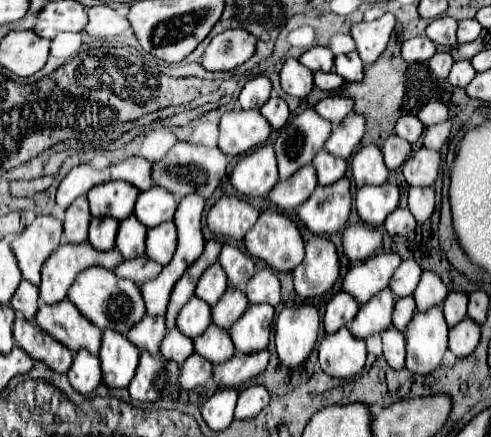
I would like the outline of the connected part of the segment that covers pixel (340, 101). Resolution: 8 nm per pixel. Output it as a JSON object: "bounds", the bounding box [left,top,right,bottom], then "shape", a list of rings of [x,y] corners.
{"bounds":[315,96,353,124],"shape":[[[329,96],[315,106],[315,112],[321,114],[321,118],[329,120],[331,124],[339,124],[351,110],[353,110],[353,100],[341,96]]]}

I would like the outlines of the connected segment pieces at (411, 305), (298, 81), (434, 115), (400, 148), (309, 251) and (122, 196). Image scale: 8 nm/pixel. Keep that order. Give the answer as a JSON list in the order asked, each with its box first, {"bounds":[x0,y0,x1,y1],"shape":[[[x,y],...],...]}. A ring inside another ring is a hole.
[{"bounds":[393,296,415,332],"shape":[[[411,296],[407,298],[399,298],[395,302],[395,310],[393,310],[393,326],[399,330],[399,332],[405,332],[407,324],[411,322],[415,314],[415,302]]]},{"bounds":[281,58,313,98],"shape":[[[289,58],[281,68],[281,88],[291,96],[305,98],[313,90],[313,72],[295,58]]]},{"bounds":[417,100,447,128],"shape":[[[431,100],[427,106],[423,106],[417,114],[417,118],[421,120],[421,124],[427,128],[427,126],[433,126],[433,124],[439,124],[439,122],[445,122],[447,120],[447,106],[443,102],[437,102],[437,100]]]},{"bounds":[383,134,411,170],"shape":[[[395,134],[387,138],[387,142],[383,146],[383,156],[385,156],[385,164],[389,170],[399,168],[407,160],[409,154],[411,154],[411,144],[403,142],[403,138],[399,138]]]},{"bounds":[293,236,339,298],"shape":[[[313,236],[305,246],[303,262],[293,270],[295,292],[301,298],[315,298],[331,290],[339,278],[339,256],[327,238]]]},{"bounds":[87,182,139,220],"shape":[[[105,182],[87,192],[89,208],[95,218],[111,216],[123,220],[133,214],[139,190],[127,182]]]}]

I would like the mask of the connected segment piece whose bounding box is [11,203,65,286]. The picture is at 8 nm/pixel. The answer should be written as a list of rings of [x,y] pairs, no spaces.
[[[57,203],[49,215],[37,216],[11,244],[21,276],[31,284],[41,282],[41,266],[59,246],[63,234],[65,210]]]

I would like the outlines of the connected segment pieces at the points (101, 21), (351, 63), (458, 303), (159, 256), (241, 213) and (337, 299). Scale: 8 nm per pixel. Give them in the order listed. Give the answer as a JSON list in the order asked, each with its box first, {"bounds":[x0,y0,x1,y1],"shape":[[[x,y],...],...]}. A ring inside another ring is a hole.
[{"bounds":[85,6,129,38],"shape":[[[93,6],[87,10],[87,26],[85,32],[93,38],[109,38],[109,36],[119,36],[129,28],[129,22],[125,16],[117,14],[109,6]]]},{"bounds":[335,52,363,82],"shape":[[[357,52],[341,54],[335,58],[335,74],[339,74],[345,82],[359,82],[363,78],[363,62]]]},{"bounds":[443,292,469,328],"shape":[[[451,292],[445,298],[443,314],[445,314],[445,322],[447,322],[449,328],[459,324],[467,316],[467,302],[469,302],[469,298],[463,292]]]},{"bounds":[145,222,177,266],"shape":[[[163,222],[161,226],[149,228],[147,230],[147,240],[145,240],[145,254],[153,260],[159,262],[161,266],[167,266],[175,254],[177,246],[177,232],[173,222]]]},{"bounds":[207,196,259,240],"shape":[[[223,196],[207,212],[207,228],[213,234],[243,240],[243,236],[253,228],[257,218],[259,212],[251,204],[239,200],[237,196]]]},{"bounds":[323,292,359,334],"shape":[[[345,292],[335,294],[325,308],[325,316],[323,316],[325,332],[335,334],[335,330],[351,324],[357,310],[359,310],[359,302],[353,296],[349,296]]]}]

